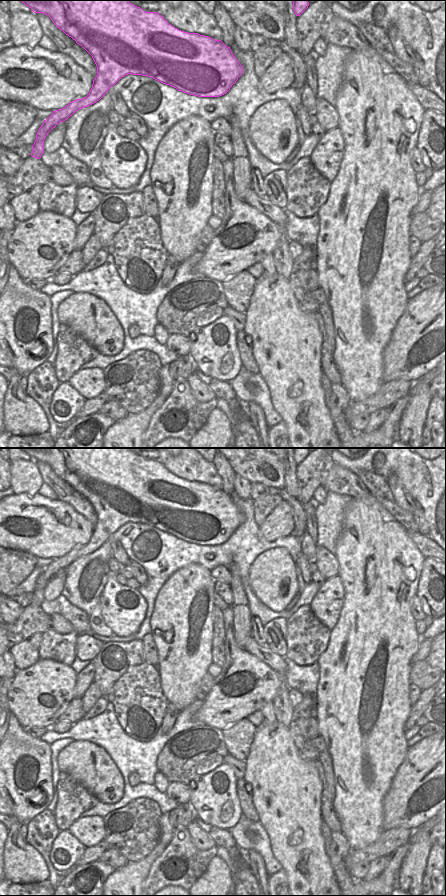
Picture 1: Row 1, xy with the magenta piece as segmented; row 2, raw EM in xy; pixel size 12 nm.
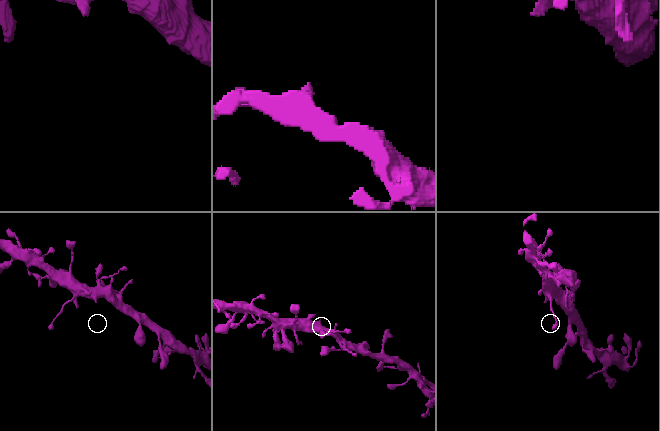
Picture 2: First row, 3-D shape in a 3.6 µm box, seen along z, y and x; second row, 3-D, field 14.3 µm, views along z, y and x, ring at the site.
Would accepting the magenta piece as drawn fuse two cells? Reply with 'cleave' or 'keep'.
cleave

